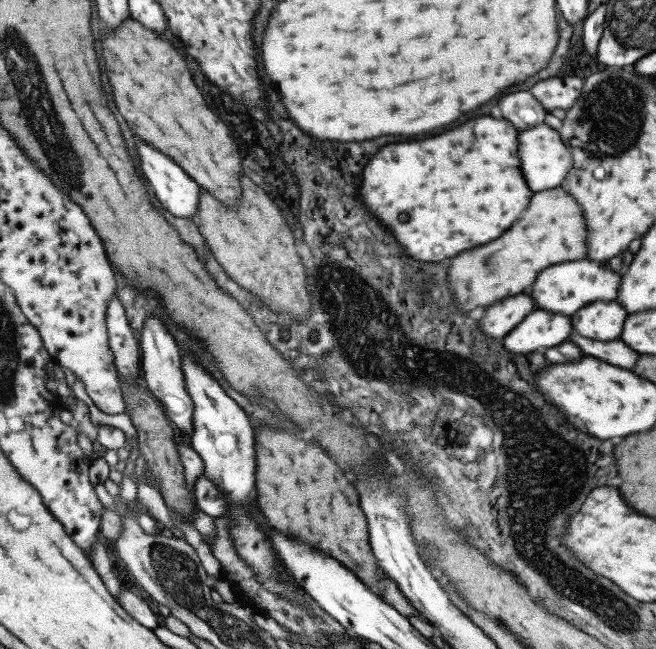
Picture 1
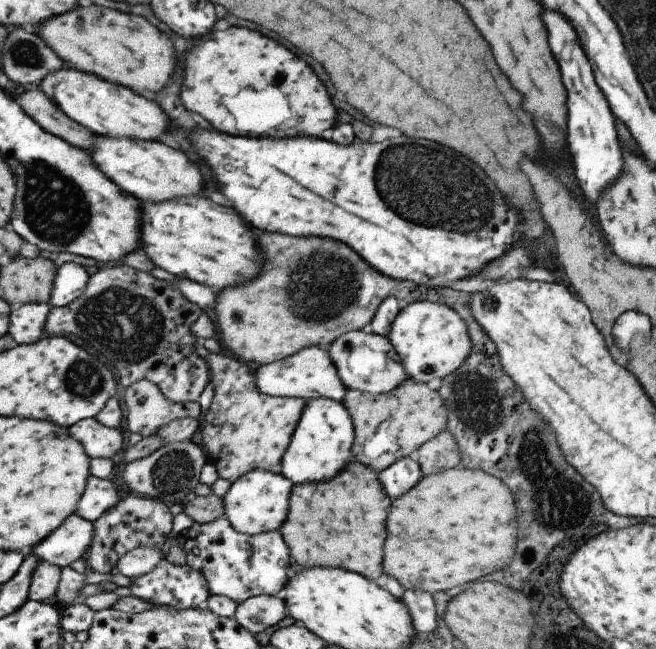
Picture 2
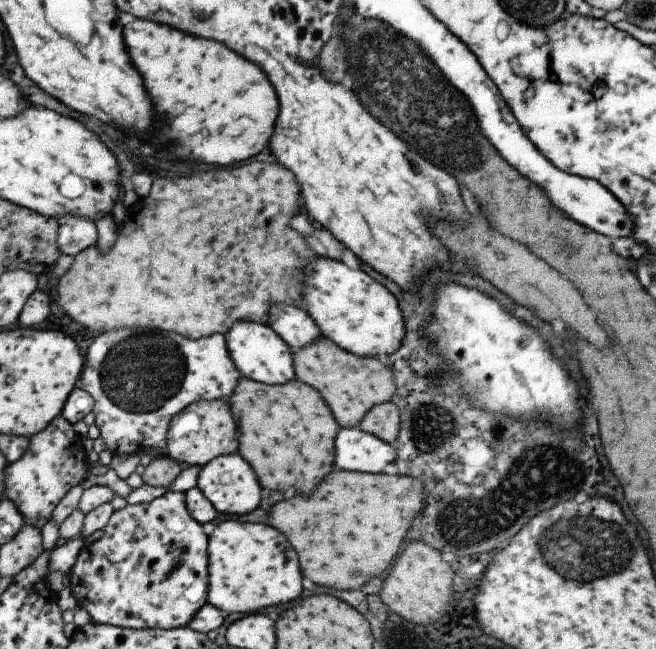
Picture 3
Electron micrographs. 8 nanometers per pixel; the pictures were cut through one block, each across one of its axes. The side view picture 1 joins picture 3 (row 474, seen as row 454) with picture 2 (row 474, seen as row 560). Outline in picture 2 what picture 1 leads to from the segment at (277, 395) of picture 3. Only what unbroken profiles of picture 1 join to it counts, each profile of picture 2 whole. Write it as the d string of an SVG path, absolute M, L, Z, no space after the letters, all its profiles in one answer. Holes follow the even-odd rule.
M353 460L327 482L292 486L288 511L278 531L295 567L343 568L371 580L383 574L381 552L389 498L381 490L375 474L369 467Z

